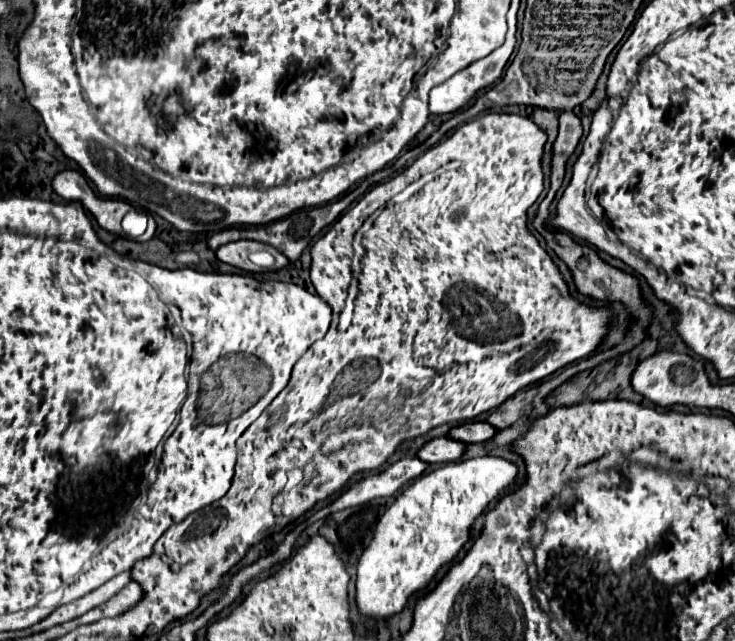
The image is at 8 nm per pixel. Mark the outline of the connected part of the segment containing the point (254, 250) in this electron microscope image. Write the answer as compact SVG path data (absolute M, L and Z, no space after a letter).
M254 240L228 242L216 250L216 256L218 260L246 272L278 271L288 264L288 258L280 250Z

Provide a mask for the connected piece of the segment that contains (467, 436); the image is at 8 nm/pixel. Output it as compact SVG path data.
M466 422L460 426L454 426L450 430L450 438L464 442L464 444L476 444L486 442L496 434L496 428L492 428L488 422Z

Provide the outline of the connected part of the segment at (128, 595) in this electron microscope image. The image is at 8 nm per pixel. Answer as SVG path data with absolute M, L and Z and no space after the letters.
M130 582L124 590L120 590L116 596L112 596L106 604L98 606L98 618L116 618L130 608L134 608L144 596L144 588L138 582Z

